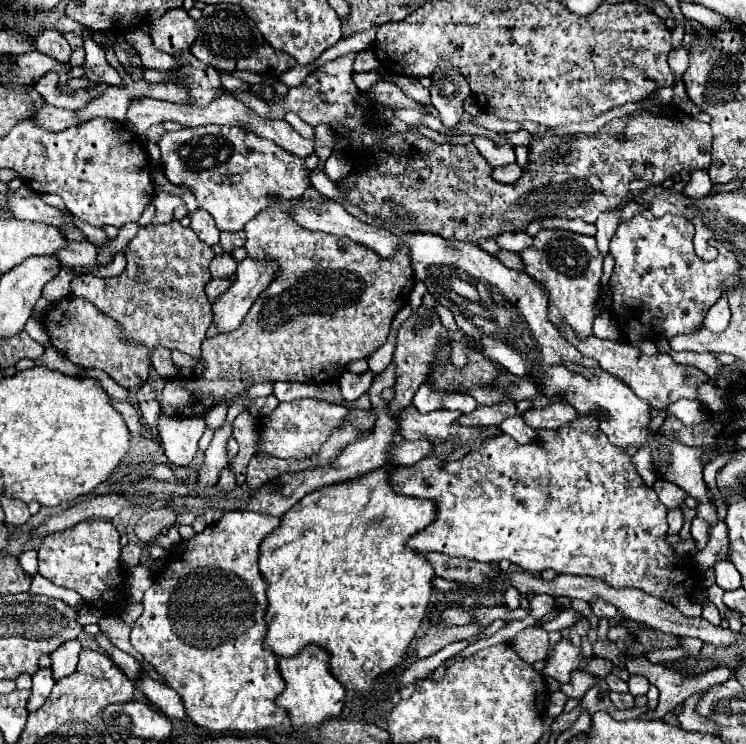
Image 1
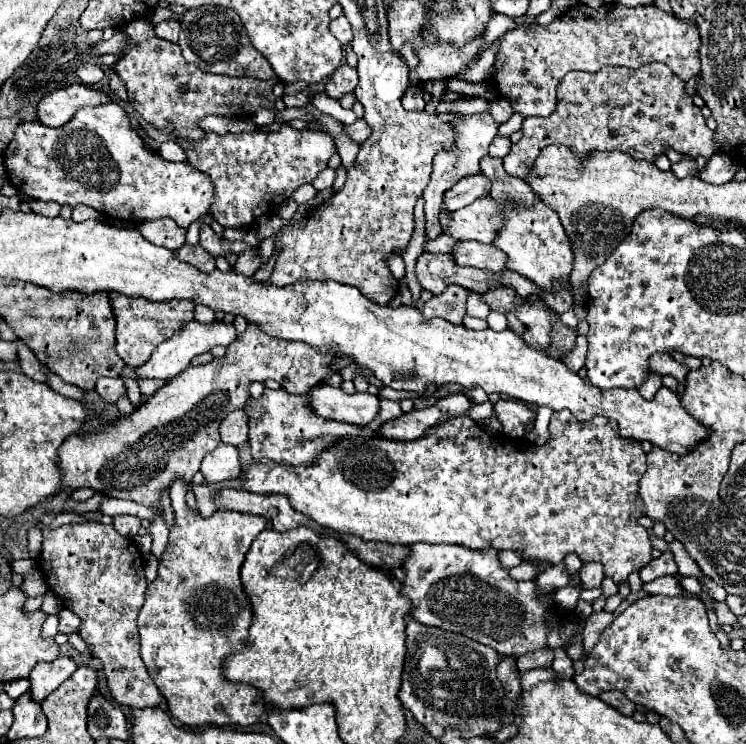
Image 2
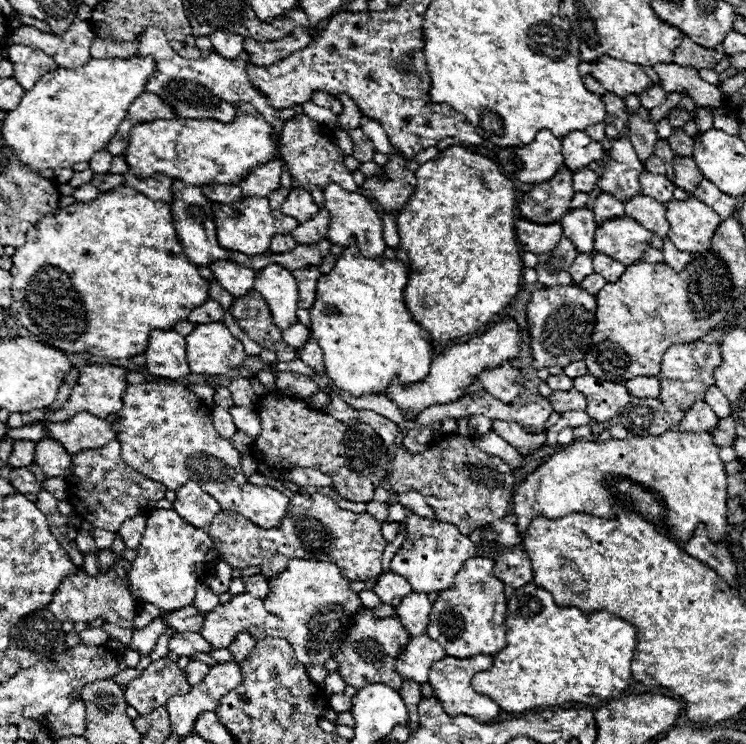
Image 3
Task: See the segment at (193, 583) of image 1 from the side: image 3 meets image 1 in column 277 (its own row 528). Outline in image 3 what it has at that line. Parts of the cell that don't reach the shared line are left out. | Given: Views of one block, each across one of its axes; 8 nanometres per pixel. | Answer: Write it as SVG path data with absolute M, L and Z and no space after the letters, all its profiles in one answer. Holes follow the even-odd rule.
M670 430L662 436L634 436L626 440L608 440L608 442L574 442L560 450L558 454L550 456L542 466L538 466L532 474L526 476L526 480L516 488L512 496L512 514L516 518L518 534L524 536L528 530L528 524L536 516L544 518L562 518L572 512L584 512L598 518L612 520L616 516L616 502L624 506L624 510L638 512L632 502L624 502L622 498L616 498L608 482L610 480L634 480L634 484L642 484L644 488L650 488L650 492L658 492L662 500L666 500L666 520L662 522L662 530L672 534L678 542L690 540L694 536L694 530L702 524L708 530L710 540L722 542L728 534L728 520L726 520L726 470L724 462L718 456L718 446L712 442L710 432L678 432Z

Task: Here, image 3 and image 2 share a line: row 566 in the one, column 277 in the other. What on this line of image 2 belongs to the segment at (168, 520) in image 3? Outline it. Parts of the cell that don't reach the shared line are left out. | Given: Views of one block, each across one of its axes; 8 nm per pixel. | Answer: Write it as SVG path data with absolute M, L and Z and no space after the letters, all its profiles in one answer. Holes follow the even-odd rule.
M282 124L278 132L242 132L242 134L224 134L218 136L214 132L206 132L206 136L202 140L198 140L196 144L188 146L184 140L178 142L186 154L188 154L188 162L208 174L216 186L216 194L214 194L214 220L224 226L224 228L248 228L252 226L260 216L270 215L276 210L276 206L282 205L302 184L312 182L326 166L332 154L336 154L336 144L334 138L322 130L294 130L288 124Z

